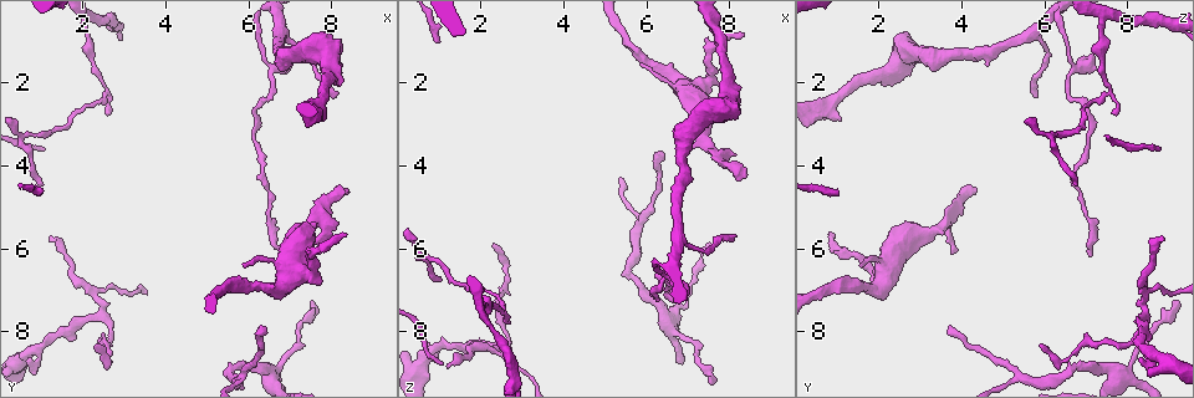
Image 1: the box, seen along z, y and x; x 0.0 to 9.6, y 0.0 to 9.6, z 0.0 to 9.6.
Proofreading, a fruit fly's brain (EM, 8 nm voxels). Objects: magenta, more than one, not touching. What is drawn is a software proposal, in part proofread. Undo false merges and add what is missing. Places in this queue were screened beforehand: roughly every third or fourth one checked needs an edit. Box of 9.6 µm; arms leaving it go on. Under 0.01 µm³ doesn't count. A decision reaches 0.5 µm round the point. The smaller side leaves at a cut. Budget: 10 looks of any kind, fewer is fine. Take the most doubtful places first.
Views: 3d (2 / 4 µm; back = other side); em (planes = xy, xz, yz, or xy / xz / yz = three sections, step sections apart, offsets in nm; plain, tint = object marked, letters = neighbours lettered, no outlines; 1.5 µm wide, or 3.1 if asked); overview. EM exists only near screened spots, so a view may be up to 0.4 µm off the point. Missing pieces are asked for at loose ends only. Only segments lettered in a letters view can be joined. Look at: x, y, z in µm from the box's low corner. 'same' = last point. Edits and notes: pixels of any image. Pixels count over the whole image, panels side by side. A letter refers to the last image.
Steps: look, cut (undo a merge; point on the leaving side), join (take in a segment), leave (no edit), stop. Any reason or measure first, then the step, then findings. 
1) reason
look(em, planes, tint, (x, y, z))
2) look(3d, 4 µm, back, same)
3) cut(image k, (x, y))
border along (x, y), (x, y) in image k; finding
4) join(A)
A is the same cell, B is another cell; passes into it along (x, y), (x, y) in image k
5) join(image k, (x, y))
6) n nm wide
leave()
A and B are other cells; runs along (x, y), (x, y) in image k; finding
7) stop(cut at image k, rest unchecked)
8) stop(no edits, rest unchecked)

an open end
look(3d, 2 µm, (8.40, 4.60, 4.25))

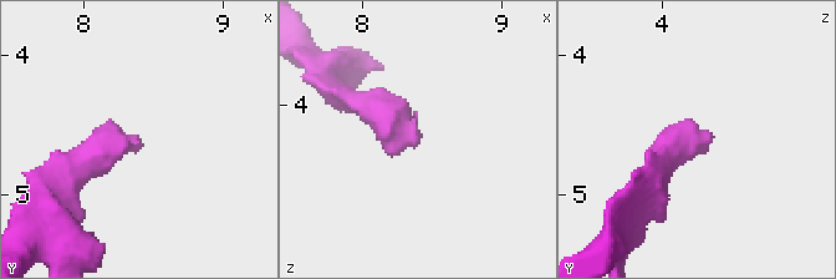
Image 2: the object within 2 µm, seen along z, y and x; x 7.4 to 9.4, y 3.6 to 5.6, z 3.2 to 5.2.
shape alone is not enough
look(em, planes, letters, (8.42, 4.62, 4.24))

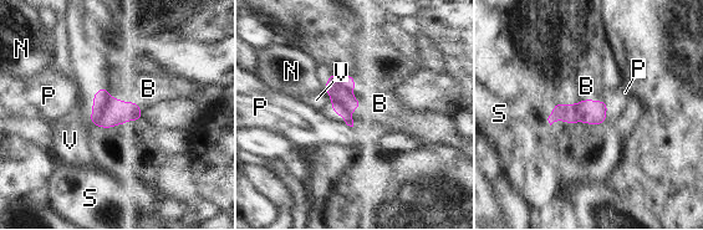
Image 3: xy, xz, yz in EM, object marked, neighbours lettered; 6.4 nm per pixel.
160 nm wide
join(B)
B is the same cell, N, P, S and V are other cells; passes into it along (340, 86), (358, 103), (380, 103) in image 3; the cell continues

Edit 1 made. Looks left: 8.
look(overview)

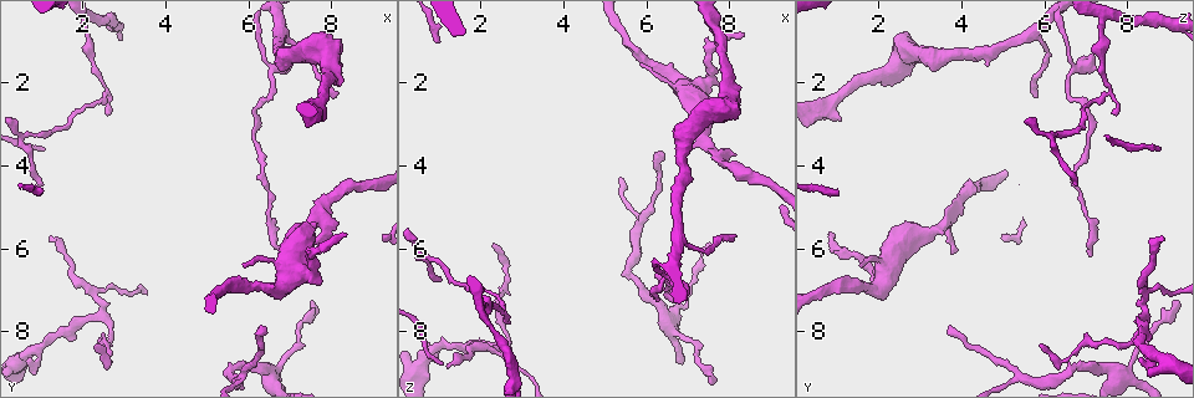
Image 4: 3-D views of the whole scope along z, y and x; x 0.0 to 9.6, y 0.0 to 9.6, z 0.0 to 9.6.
abrupt turn
look(3d, 2 µm, back, (6.45, 1.60, 6.65))

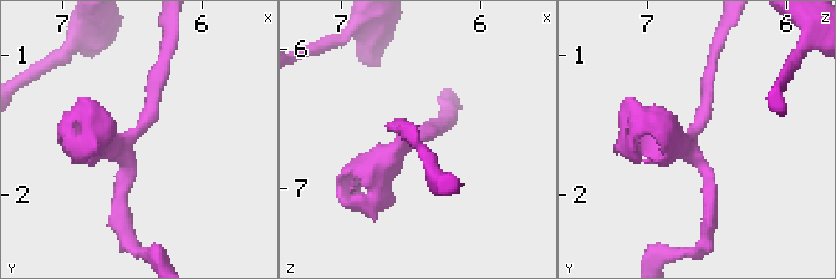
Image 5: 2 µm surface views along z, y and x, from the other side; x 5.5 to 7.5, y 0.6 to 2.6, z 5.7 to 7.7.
look(em, planes, letters, (6.50, 1.62, 6.70))

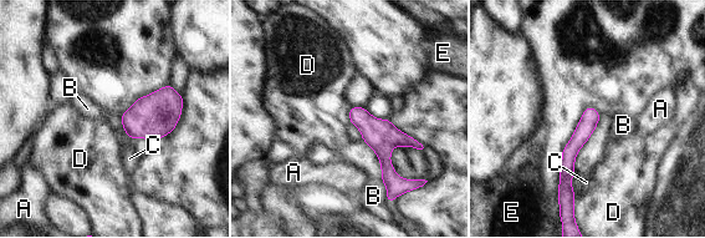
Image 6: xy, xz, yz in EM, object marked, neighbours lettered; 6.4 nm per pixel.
leave()
A, B, C, D and E are other cells; border along (576, 172), (570, 181), (572, 203) in image 6; all the same cell

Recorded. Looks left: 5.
sharp bend
look(em, xy, step 4, letters, (2.55, 8.75, 6.45))

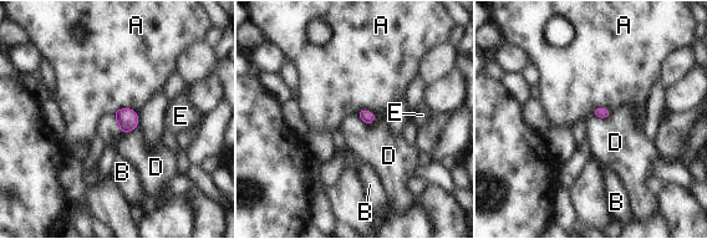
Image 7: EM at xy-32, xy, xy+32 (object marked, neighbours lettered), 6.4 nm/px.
another direction
look(em, planes, letters, same)

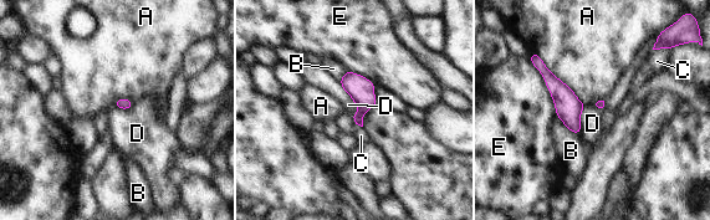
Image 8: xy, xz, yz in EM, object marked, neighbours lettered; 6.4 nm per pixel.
leave()
A, B, C, D and E are other cells; one cell here

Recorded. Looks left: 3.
abrupt turn
look(em, planes, letters, (0.55, 3.30, 6.15))

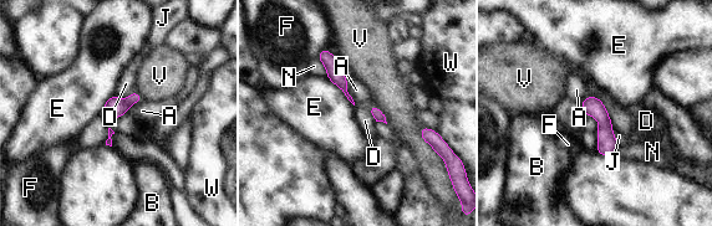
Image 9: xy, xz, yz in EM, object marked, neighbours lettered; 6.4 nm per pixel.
E touches over 260 nm
leave()
A, B, D, E, F, J, N, V and W are other cells; border along (586, 114), (596, 121), (596, 133) in image 9; all the same cell

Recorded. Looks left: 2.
stop(join at image 3, rest unchecked)

